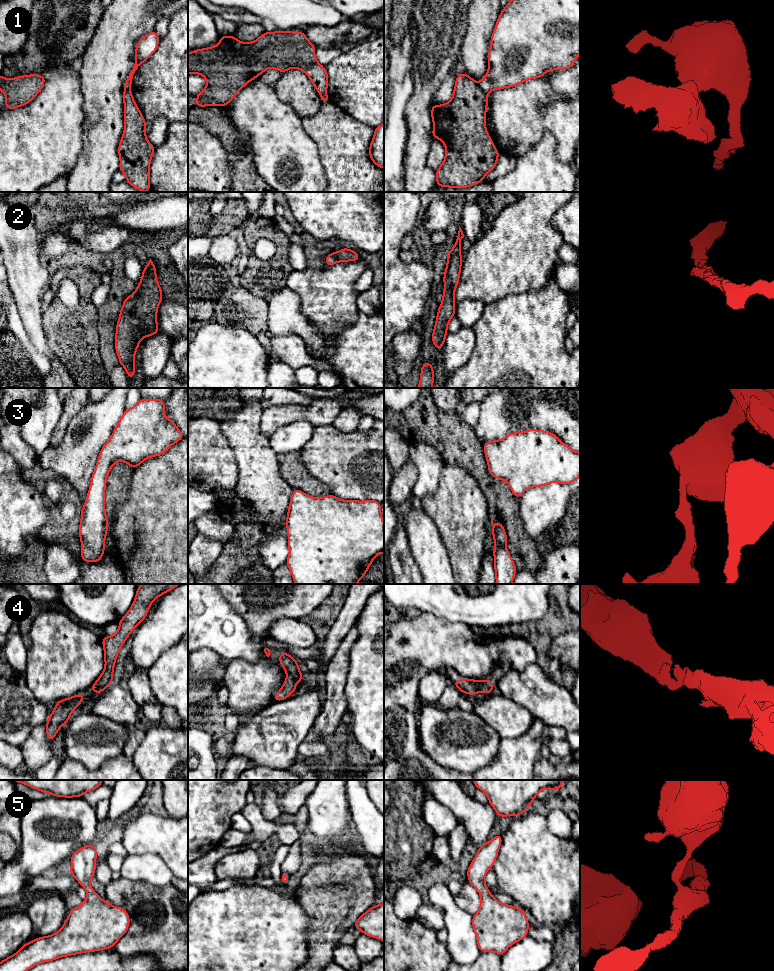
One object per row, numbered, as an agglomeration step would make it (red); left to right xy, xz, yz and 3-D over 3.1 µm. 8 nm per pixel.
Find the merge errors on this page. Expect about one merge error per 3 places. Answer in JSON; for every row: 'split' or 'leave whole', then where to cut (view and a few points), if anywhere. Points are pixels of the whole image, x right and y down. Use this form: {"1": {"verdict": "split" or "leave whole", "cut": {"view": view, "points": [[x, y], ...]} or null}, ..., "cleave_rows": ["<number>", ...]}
{"1": {"verdict": "split", "cut": {"view": "yz", "points": [[478, 83], [486, 94]]}}, "2": {"verdict": "leave whole", "cut": null}, "3": {"verdict": "leave whole", "cut": null}, "4": {"verdict": "leave whole", "cut": null}, "5": {"verdict": "leave whole", "cut": null}, "cleave_rows": ["1"]}

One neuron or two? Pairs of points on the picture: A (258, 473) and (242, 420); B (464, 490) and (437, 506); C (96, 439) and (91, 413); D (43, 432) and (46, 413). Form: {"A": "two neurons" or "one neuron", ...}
{"A": "one neuron", "B": "one neuron", "C": "one neuron", "D": "one neuron"}

